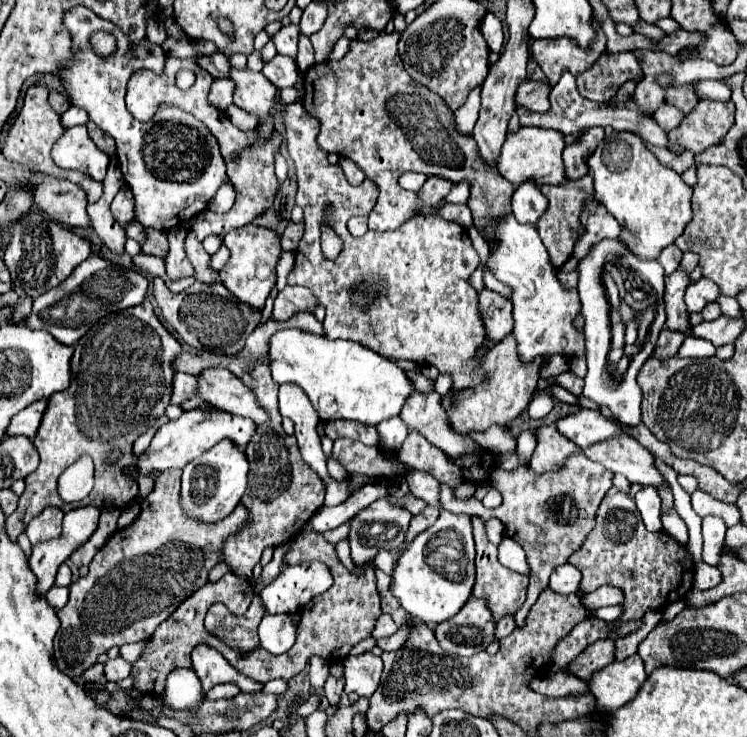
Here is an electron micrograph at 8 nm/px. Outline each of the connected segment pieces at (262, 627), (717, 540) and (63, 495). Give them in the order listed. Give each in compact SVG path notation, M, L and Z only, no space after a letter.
M264 615L258 625L258 637L262 649L272 655L286 653L296 641L296 627L288 619L288 615Z
M708 515L702 519L702 535L704 535L704 561L708 565L718 565L720 551L716 547L724 545L724 535L726 535L726 525L720 517Z
M82 455L76 463L72 463L58 479L60 499L72 503L84 499L94 485L94 463L88 455Z

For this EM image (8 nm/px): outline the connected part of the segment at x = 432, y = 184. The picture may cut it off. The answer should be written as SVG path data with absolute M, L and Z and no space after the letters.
M428 177L428 181L418 191L420 205L424 205L424 207L442 207L442 201L448 195L450 189L452 189L450 181L442 181L442 177Z

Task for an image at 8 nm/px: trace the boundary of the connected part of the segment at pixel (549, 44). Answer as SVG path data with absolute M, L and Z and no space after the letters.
M592 17L592 25L596 25L596 43L584 51L572 37L556 37L556 39L534 39L530 45L532 59L540 65L546 75L546 83L552 89L562 75L562 69L570 69L570 73L578 75L586 71L604 51L606 51L606 35Z

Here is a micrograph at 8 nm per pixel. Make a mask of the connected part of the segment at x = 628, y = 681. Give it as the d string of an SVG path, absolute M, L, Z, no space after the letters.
M632 655L626 661L614 661L612 665L602 667L598 673L586 681L590 695L596 697L596 711L610 713L638 693L638 685L646 681L646 671L642 659Z

